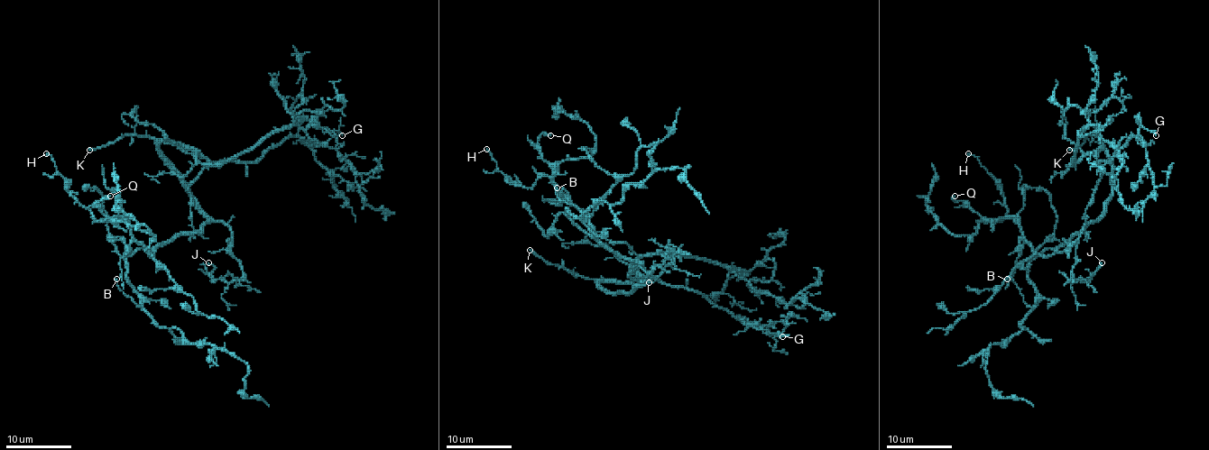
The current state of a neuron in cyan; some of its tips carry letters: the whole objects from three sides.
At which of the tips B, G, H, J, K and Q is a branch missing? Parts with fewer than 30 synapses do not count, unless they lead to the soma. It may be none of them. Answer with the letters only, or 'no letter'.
K

